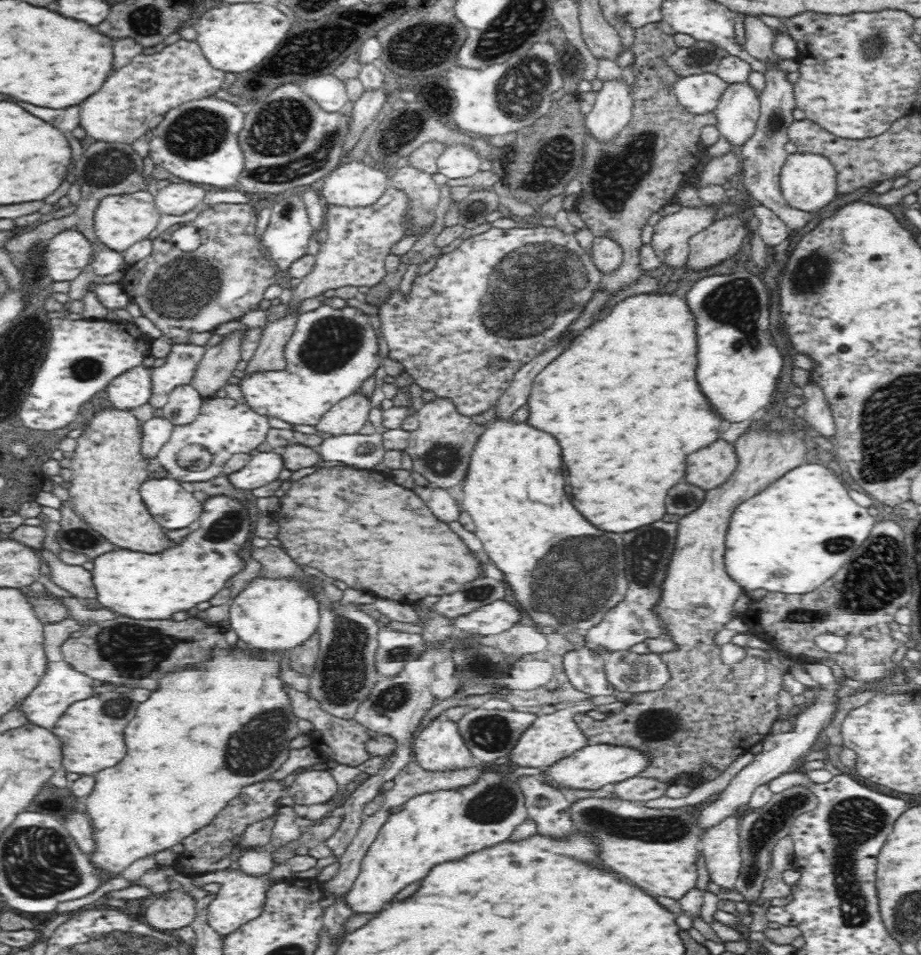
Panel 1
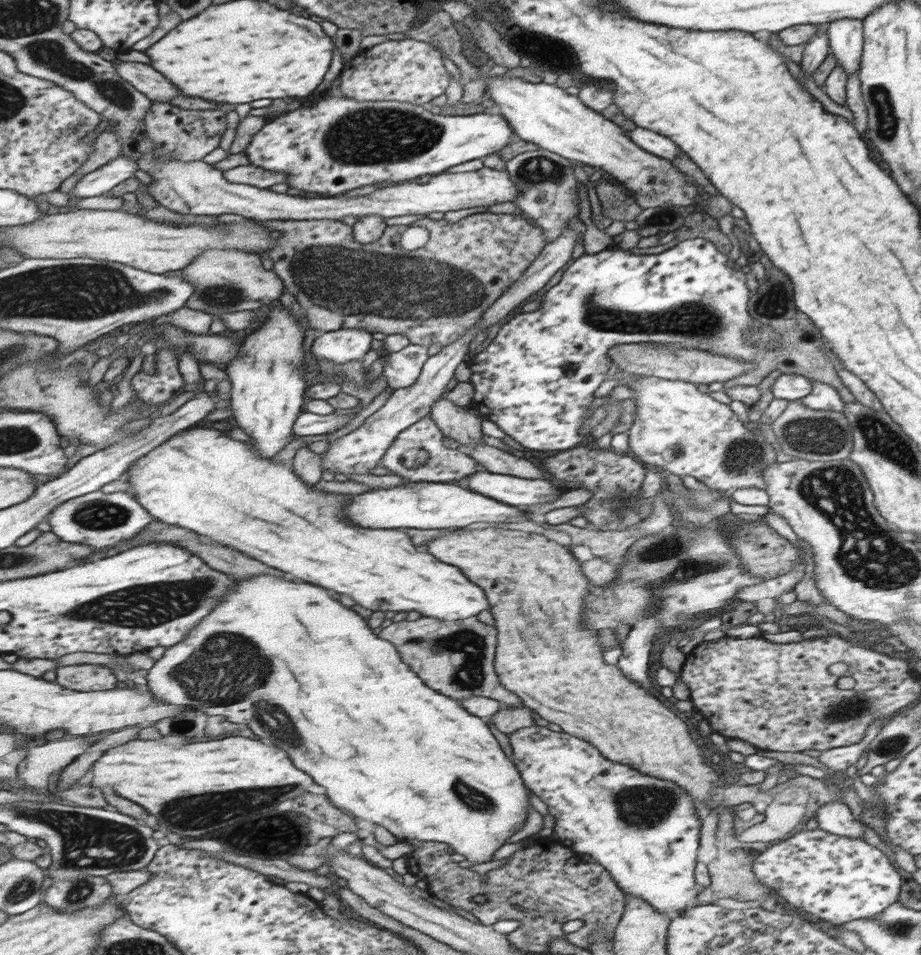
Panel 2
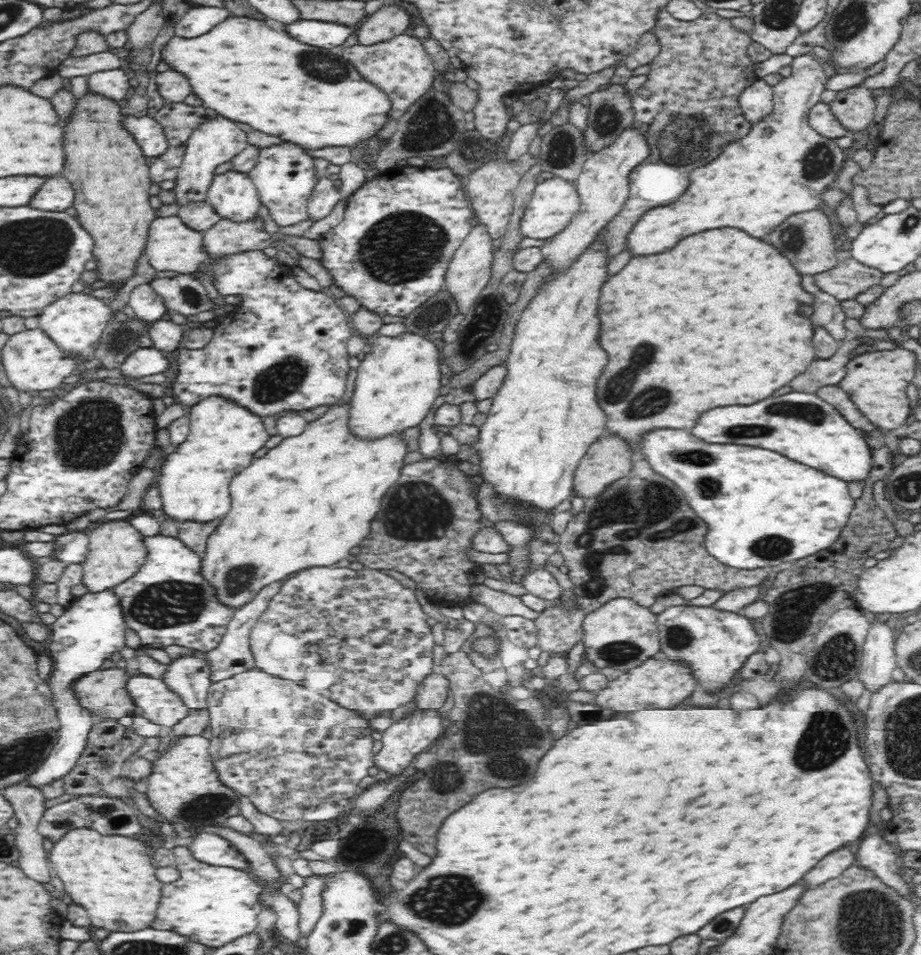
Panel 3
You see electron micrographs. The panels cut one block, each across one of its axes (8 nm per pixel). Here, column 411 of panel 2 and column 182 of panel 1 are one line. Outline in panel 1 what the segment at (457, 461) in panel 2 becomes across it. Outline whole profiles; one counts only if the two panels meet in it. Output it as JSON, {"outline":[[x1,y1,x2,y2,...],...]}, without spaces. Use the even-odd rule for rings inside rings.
{"outline":[[212,397,203,400,200,415,185,427,174,427,168,442,158,454,158,462,180,482,206,482,223,472,226,462,237,453,250,453,264,440,271,429,269,418,256,413,245,403,240,404,232,398],[188,444,200,444,212,455,212,464,204,470,188,470,178,466,178,452]]}

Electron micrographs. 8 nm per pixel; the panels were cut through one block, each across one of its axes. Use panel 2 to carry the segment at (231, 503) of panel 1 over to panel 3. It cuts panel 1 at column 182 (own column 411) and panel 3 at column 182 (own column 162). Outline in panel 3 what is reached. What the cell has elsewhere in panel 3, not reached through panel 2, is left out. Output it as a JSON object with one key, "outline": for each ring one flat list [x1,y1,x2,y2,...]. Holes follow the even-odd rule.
{"outline":[[222,395,208,396,197,404,189,406,187,416,190,420,188,438,176,452,167,456,160,471,158,483,163,500,163,511,181,522,209,522,224,517,231,509,230,480,238,472,242,472,238,468,246,468,250,464,254,452,258,452,265,446,264,443,270,435,266,432,260,415]]}

